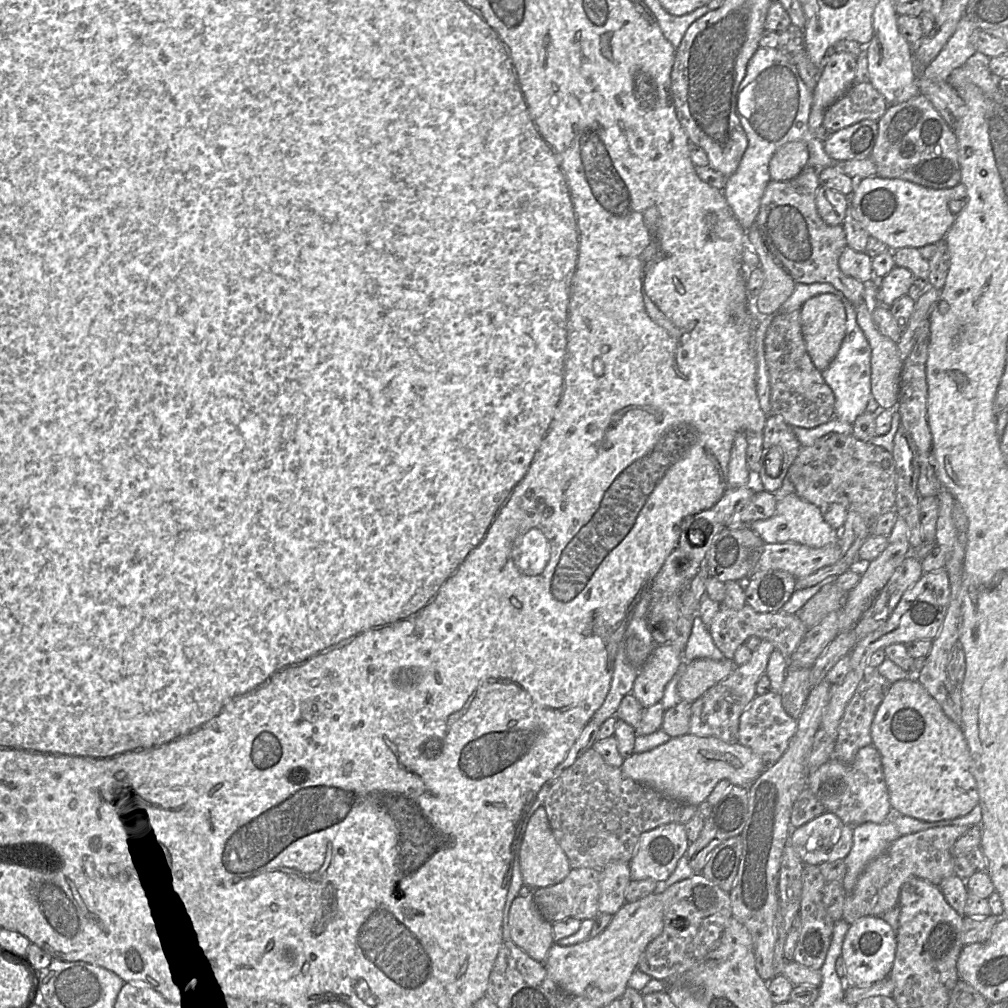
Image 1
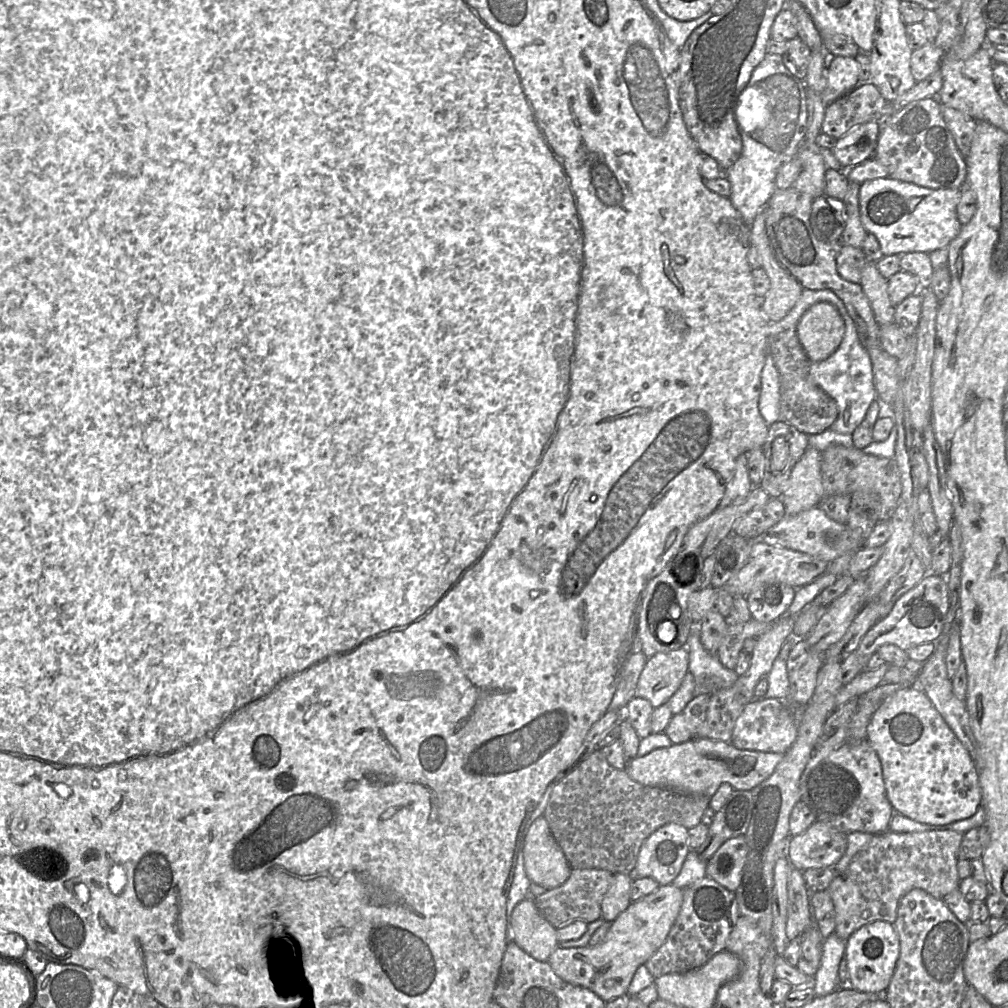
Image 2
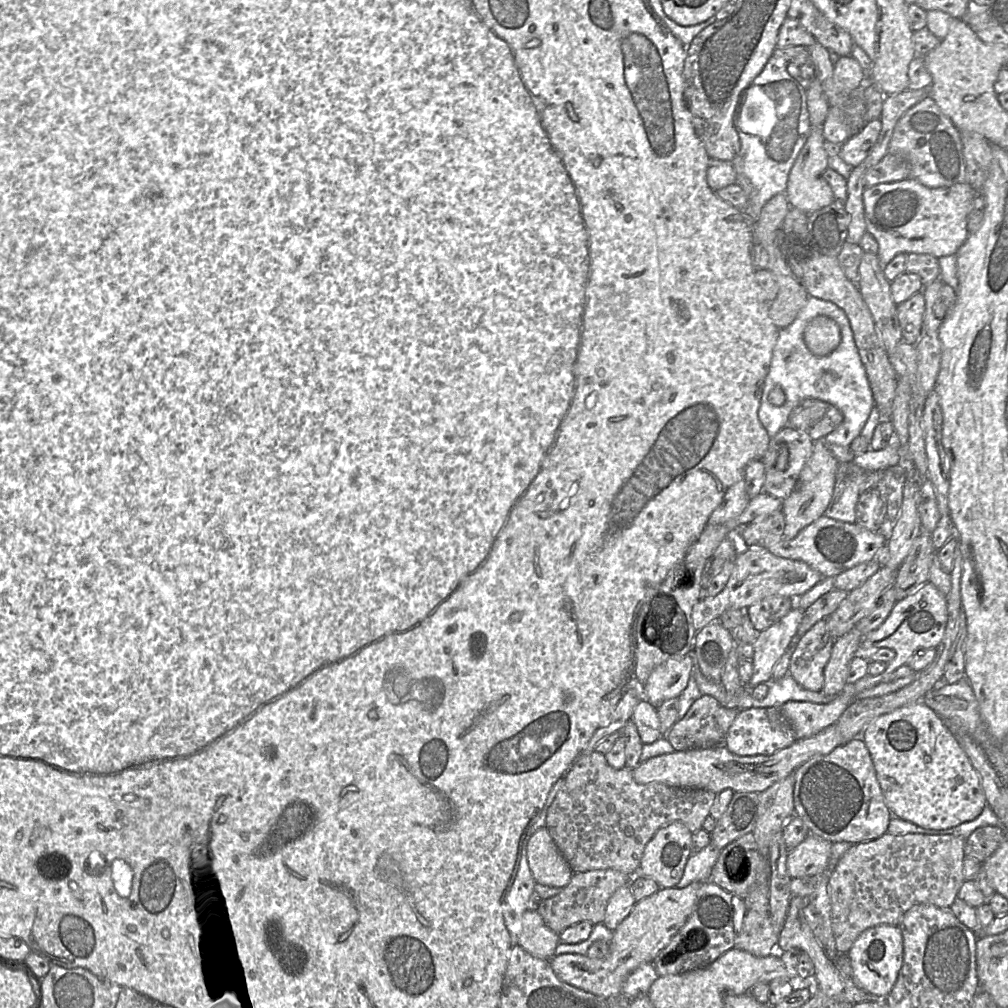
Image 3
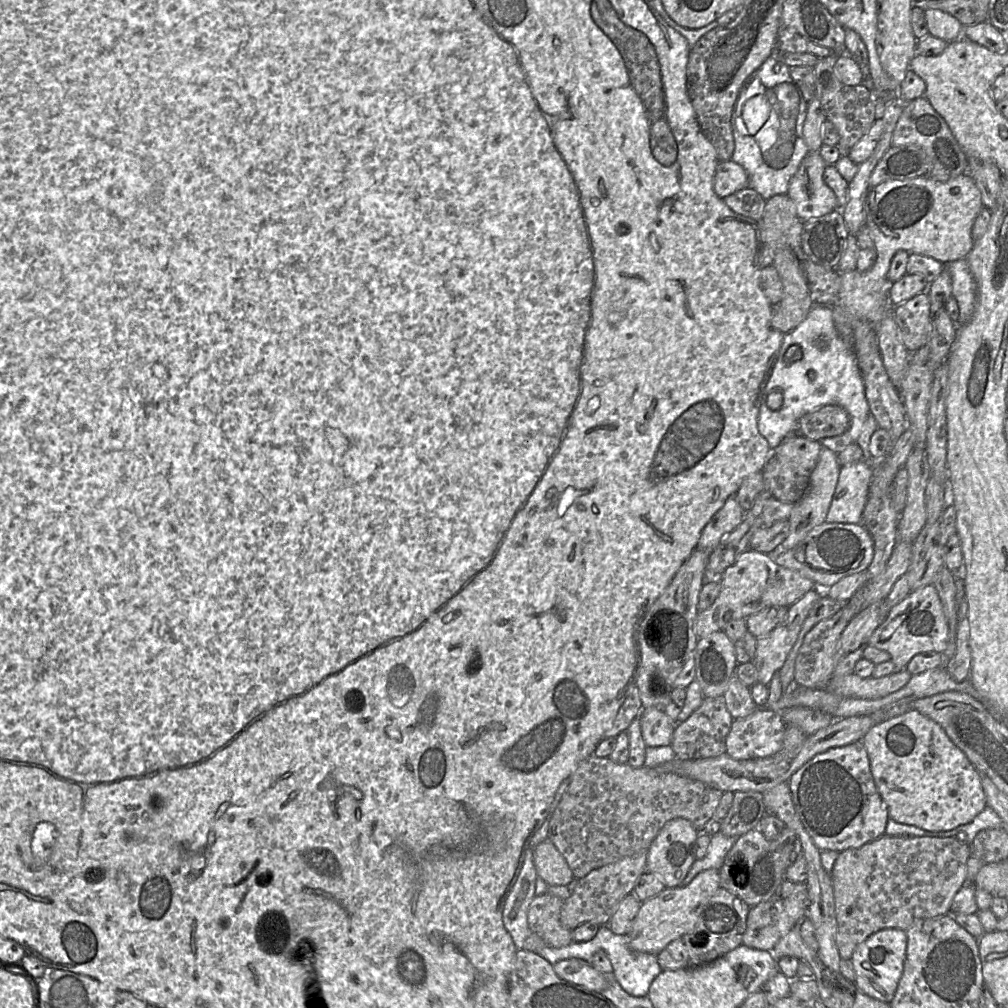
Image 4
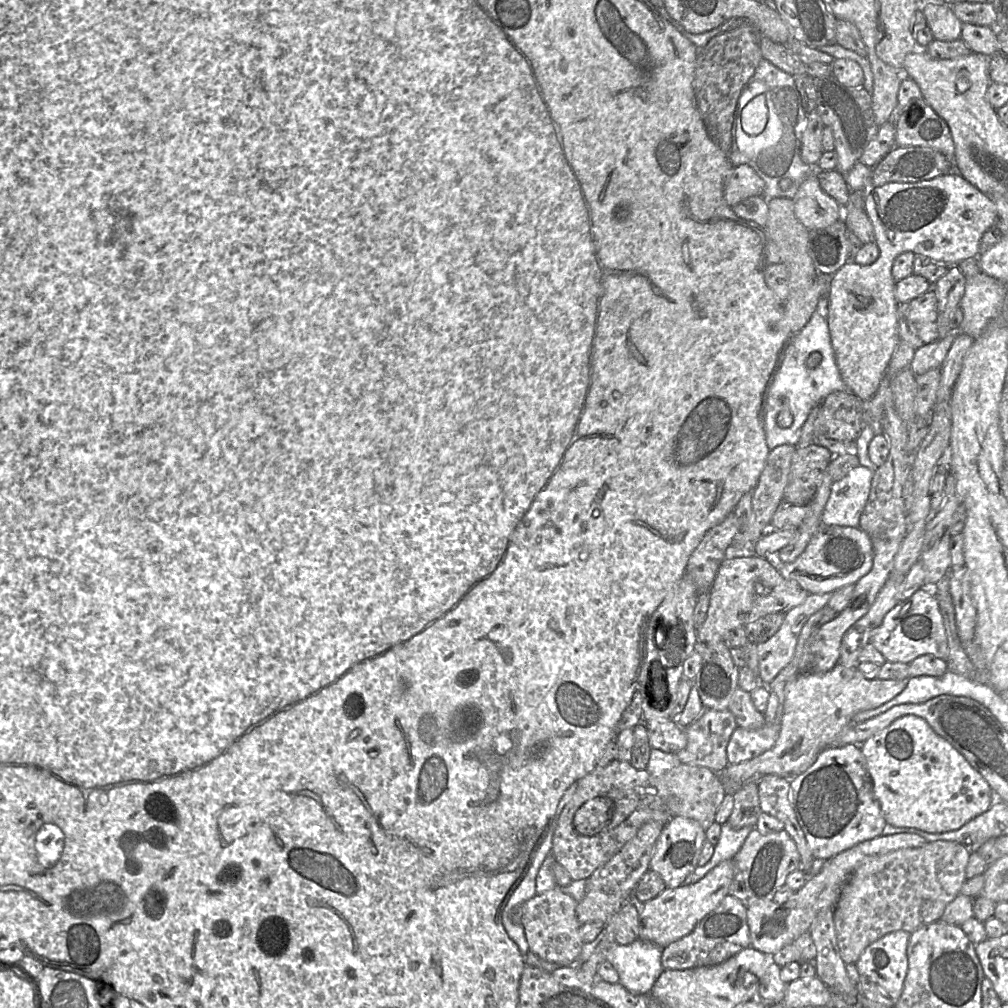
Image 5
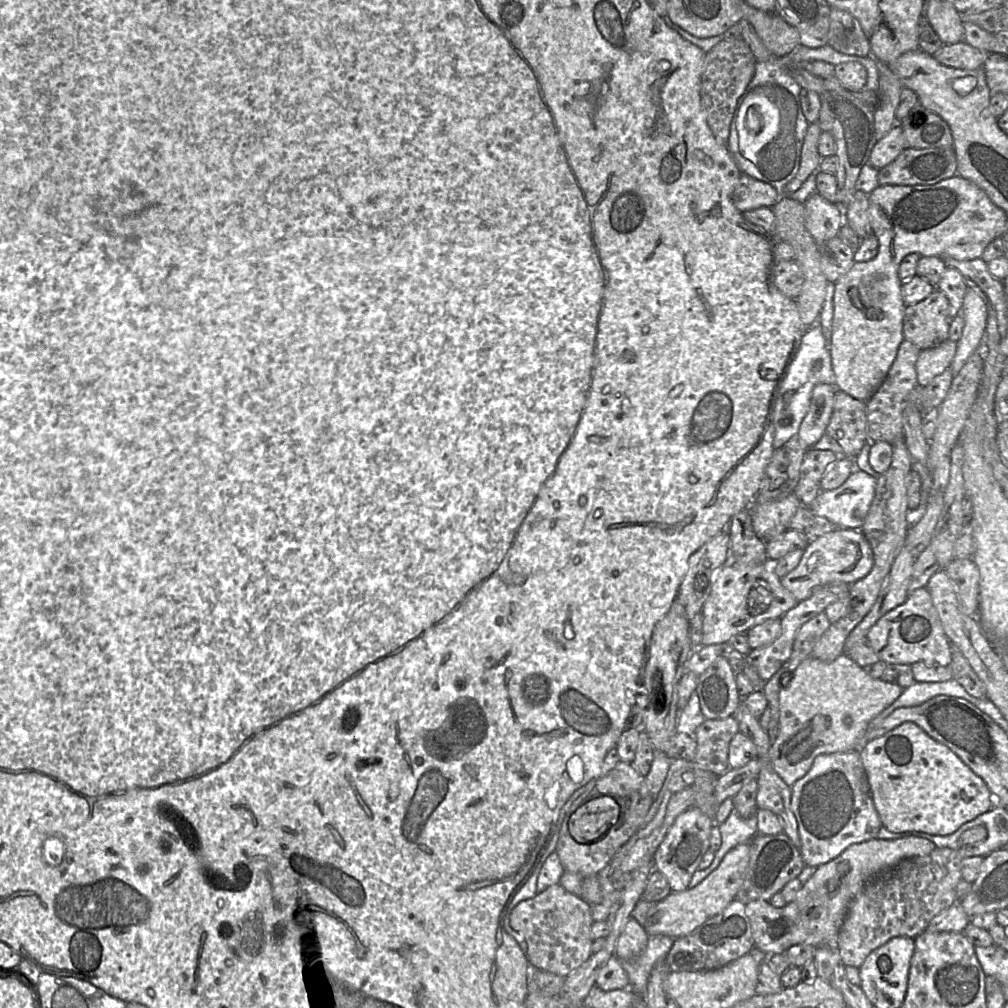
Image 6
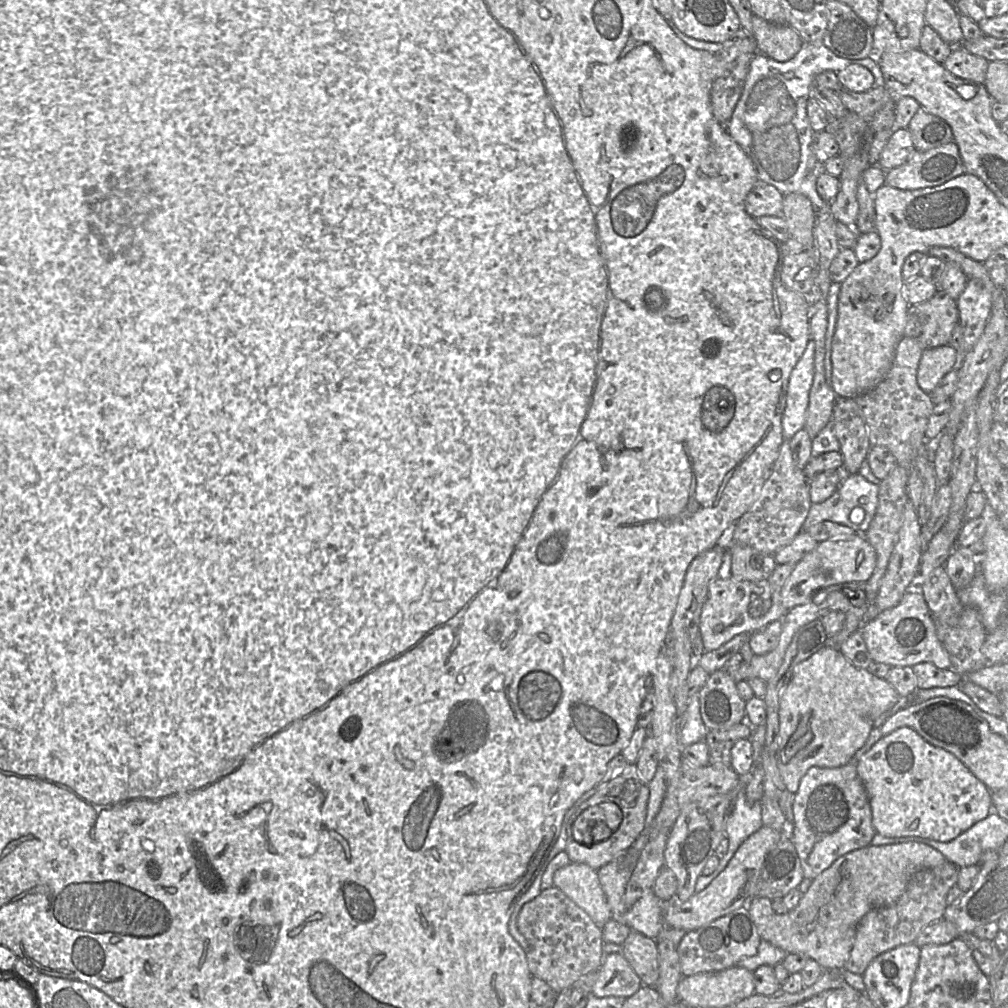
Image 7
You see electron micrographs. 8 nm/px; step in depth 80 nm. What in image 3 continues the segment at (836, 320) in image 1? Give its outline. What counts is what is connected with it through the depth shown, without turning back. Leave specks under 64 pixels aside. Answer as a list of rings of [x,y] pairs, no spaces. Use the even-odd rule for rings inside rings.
[[[816,316],[809,321],[804,330],[804,343],[816,356],[827,356],[841,342],[839,325],[827,316]]]

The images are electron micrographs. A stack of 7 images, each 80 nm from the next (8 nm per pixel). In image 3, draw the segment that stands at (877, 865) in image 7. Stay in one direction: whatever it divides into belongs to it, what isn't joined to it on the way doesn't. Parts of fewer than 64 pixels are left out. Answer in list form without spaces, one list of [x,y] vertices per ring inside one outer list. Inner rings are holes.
[[[747,910],[741,931],[736,935],[735,947],[755,956],[765,957],[776,953],[780,930],[773,925],[771,917]]]

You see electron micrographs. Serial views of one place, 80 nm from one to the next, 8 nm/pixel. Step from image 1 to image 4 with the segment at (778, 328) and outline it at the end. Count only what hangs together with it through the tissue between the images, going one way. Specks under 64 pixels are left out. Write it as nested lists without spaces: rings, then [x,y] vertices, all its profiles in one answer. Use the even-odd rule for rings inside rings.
[[[824,405],[803,415],[798,422],[798,432],[806,438],[820,441],[826,437],[845,433],[851,424],[848,412],[838,405]]]

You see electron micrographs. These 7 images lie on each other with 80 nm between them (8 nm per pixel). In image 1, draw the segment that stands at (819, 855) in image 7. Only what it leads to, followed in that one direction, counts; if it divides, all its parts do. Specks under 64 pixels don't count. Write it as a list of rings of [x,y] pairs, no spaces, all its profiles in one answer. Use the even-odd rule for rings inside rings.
[[[872,744],[861,748],[850,764],[842,763],[832,757],[808,775],[807,787],[816,795],[825,812],[835,814],[851,827],[864,823],[881,824],[888,818],[892,818],[893,810],[889,801],[881,757]]]

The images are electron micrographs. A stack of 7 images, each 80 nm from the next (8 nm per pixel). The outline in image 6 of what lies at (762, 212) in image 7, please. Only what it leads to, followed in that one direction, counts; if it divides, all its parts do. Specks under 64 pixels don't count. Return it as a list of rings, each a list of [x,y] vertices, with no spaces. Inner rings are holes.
[[[742,173],[732,195],[735,207],[744,211],[772,207],[780,199],[776,189],[769,183]]]

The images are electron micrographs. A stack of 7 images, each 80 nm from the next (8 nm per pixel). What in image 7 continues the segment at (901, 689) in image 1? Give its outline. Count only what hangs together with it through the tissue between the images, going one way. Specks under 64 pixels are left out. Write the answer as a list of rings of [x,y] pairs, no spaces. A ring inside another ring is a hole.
[[[901,727],[876,742],[869,751],[862,755],[857,765],[857,772],[868,794],[872,812],[873,827],[876,831],[876,834],[884,837],[898,838],[917,836],[938,842],[950,842],[961,835],[963,832],[967,831],[977,822],[987,818],[991,814],[991,809],[993,809],[991,800],[992,792],[987,788],[985,784],[977,779],[953,754],[942,748],[938,748],[927,743],[919,734],[917,734],[913,729],[909,727]]]

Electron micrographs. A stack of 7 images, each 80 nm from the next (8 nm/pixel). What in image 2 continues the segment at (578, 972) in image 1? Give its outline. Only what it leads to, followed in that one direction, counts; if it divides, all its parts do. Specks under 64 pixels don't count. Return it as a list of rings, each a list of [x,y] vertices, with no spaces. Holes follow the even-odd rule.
[[[659,885],[654,892],[632,901],[611,923],[603,943],[597,946],[560,948],[547,960],[554,973],[564,981],[587,988],[609,1002],[626,994],[637,968],[643,965],[665,942],[677,918],[683,900],[683,889]]]

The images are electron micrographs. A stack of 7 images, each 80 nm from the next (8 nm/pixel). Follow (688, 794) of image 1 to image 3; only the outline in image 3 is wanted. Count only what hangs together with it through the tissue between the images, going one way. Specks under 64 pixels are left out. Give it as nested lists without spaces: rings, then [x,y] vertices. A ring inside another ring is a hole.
[[[833,724],[817,734],[798,739],[792,745],[772,755],[738,756],[731,753],[725,745],[710,749],[675,751],[641,762],[632,770],[632,775],[639,784],[658,782],[673,787],[709,790],[716,794],[724,789],[731,789],[734,792],[760,793],[794,773],[810,758],[828,754],[841,745],[843,745],[843,737],[838,726]]]

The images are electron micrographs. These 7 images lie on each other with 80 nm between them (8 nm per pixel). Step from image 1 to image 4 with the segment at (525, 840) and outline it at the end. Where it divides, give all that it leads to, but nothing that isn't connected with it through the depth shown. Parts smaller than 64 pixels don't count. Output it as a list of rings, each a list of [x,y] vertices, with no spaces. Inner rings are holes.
[[[549,838],[535,847],[533,856],[537,875],[549,886],[567,885],[574,879],[565,858]]]

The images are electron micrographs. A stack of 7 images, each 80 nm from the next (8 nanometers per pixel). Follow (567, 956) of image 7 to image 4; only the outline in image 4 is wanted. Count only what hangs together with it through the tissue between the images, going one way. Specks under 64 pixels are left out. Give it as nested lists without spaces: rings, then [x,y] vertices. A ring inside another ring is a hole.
[[[549,893],[535,896],[528,909],[528,926],[549,947],[561,948],[573,942],[571,930],[560,921],[562,899]]]

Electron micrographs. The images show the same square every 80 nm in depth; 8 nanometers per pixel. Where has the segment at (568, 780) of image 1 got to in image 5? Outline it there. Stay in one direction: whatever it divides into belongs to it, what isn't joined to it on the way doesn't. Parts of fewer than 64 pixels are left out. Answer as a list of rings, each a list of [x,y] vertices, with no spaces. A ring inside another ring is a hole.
[[[614,760],[596,768],[577,780],[576,791],[557,817],[552,840],[552,855],[568,872],[572,880],[589,878],[631,840],[646,823],[667,823],[676,816],[697,821],[706,831],[713,822],[726,789],[718,773],[703,766],[681,762],[661,776],[652,776],[647,770],[635,769],[630,762]],[[593,799],[606,800],[609,820],[601,832],[593,836],[581,835],[574,826],[574,816],[582,806]]]

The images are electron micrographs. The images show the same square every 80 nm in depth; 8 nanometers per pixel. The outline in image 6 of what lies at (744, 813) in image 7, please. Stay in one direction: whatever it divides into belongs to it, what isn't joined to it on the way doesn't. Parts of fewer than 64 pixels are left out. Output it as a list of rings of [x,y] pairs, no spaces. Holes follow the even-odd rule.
[[[733,808],[727,820],[719,825],[722,842],[720,848],[715,852],[713,862],[708,868],[704,870],[697,869],[693,873],[688,888],[693,888],[713,872],[725,855],[734,847],[750,842],[758,834],[757,824],[756,814],[744,819]]]

